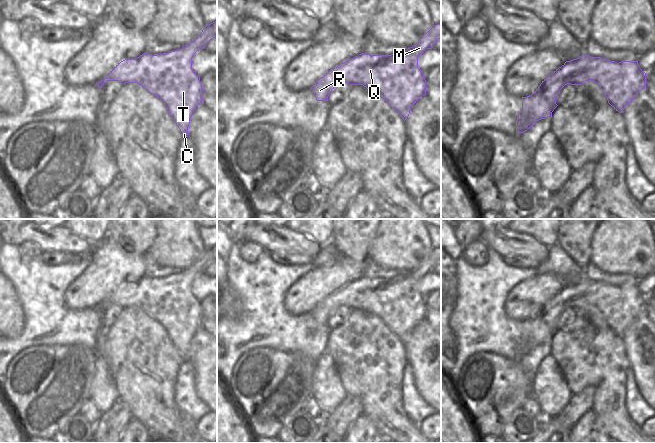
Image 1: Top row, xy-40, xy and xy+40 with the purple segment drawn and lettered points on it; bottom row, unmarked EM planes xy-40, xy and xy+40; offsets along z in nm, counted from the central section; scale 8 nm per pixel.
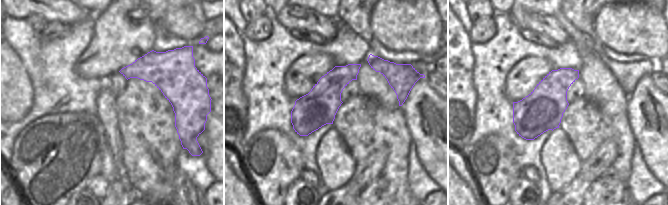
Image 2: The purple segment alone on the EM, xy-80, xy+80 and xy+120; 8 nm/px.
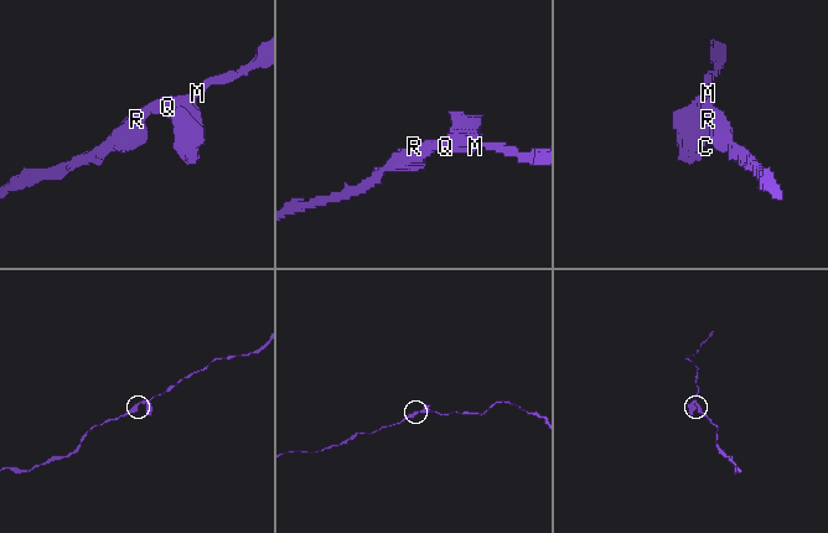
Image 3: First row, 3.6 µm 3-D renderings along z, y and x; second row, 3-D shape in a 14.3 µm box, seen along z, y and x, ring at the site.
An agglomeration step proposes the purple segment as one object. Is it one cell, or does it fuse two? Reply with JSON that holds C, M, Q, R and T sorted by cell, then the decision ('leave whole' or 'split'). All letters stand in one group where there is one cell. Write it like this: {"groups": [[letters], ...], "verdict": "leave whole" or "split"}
{"groups": [["C", "M", "Q", "R", "T"]], "verdict": "leave whole"}

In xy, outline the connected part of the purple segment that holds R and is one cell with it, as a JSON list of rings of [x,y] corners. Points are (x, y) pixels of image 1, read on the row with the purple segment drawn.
[[[441,23],[433,25],[422,38],[405,51],[391,55],[369,55],[361,53],[353,57],[318,79],[310,88],[317,101],[328,101],[330,92],[339,84],[363,85],[375,91],[404,121],[408,118],[412,106],[426,95],[426,80],[418,68],[418,58],[441,38]]]

